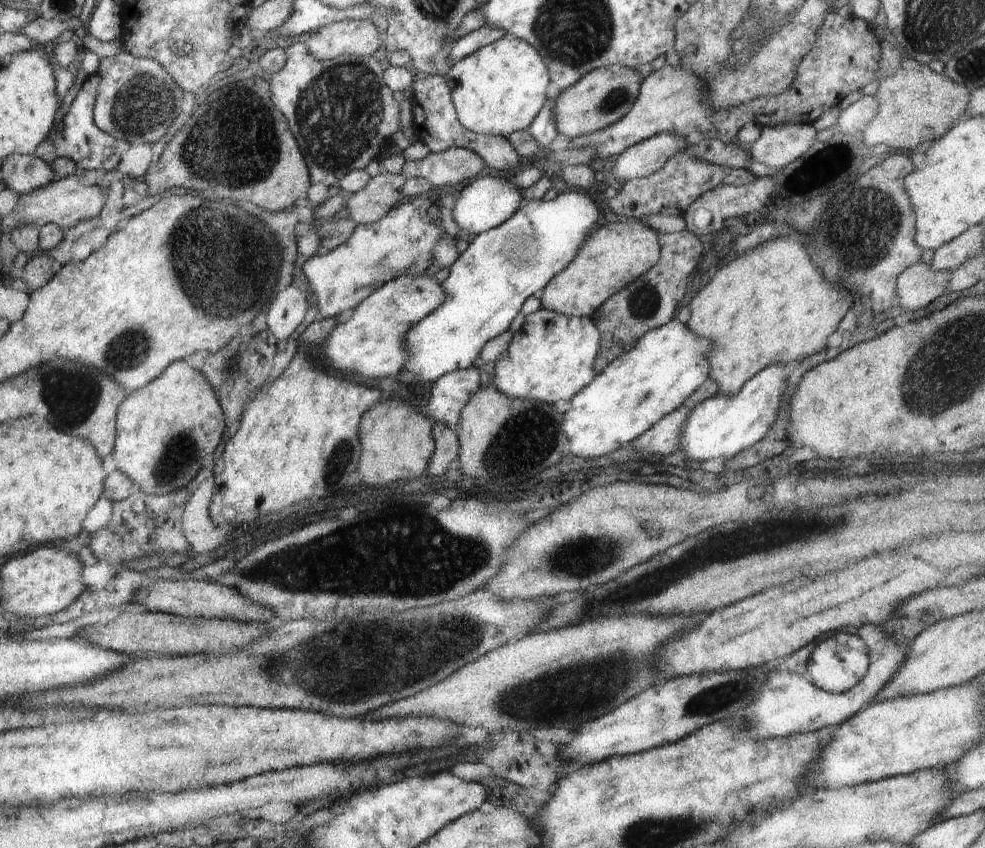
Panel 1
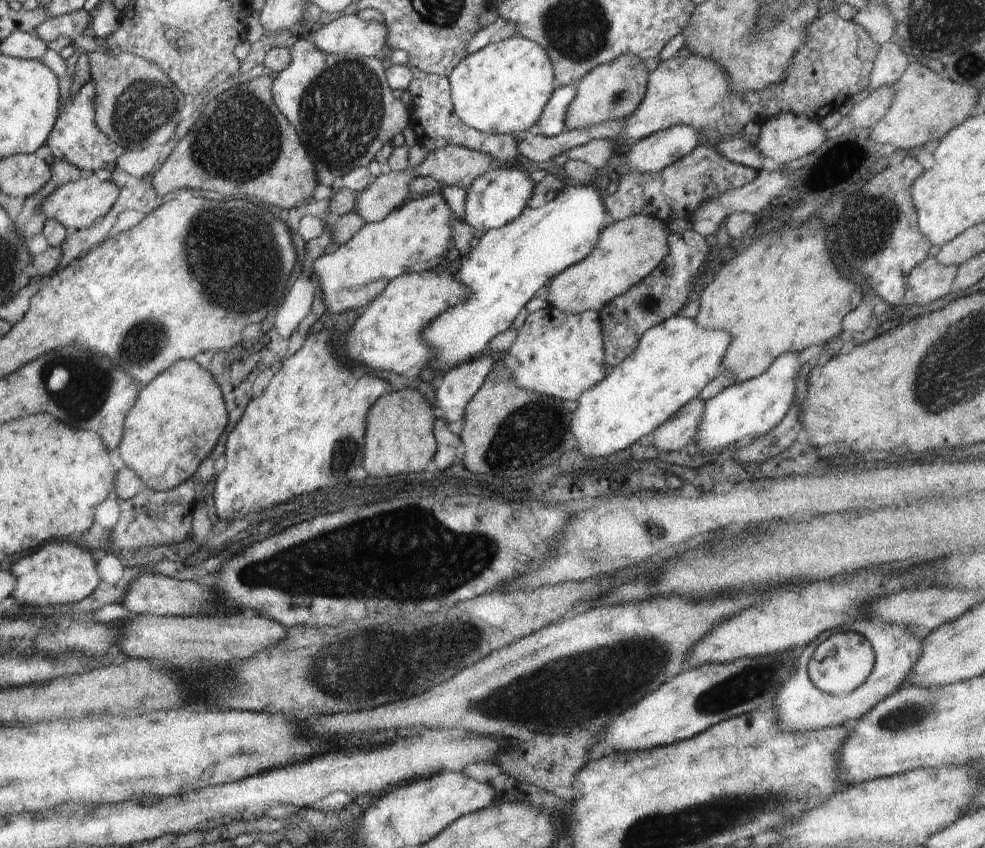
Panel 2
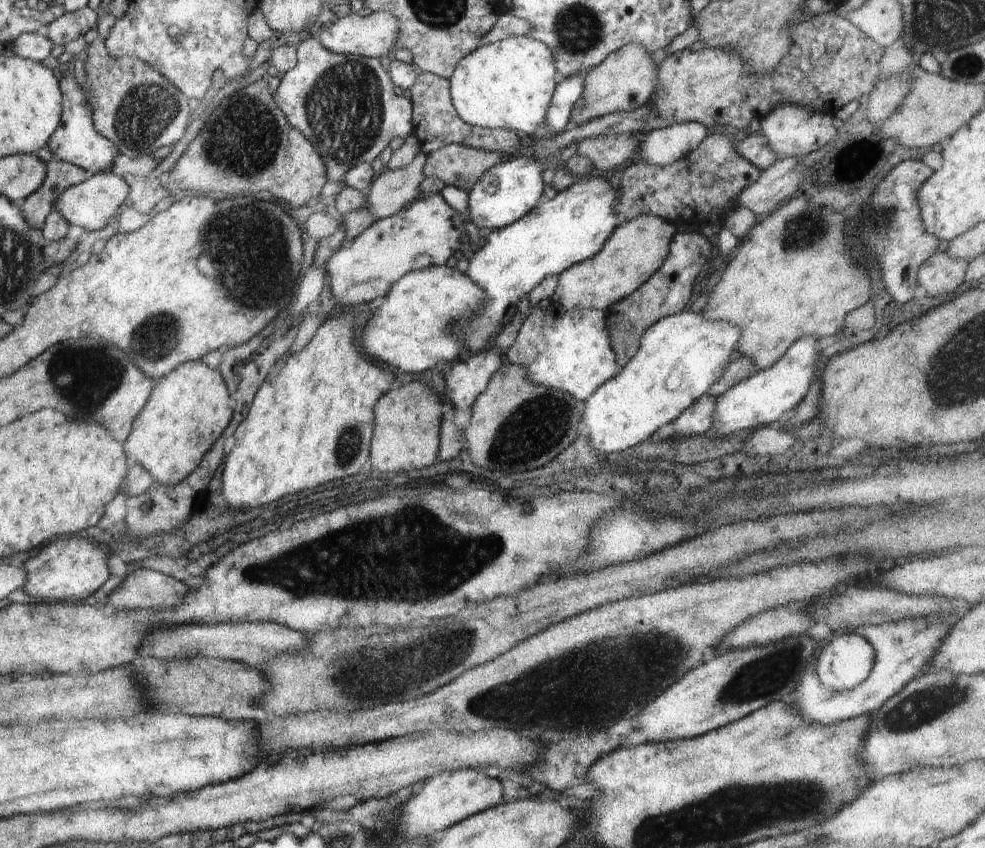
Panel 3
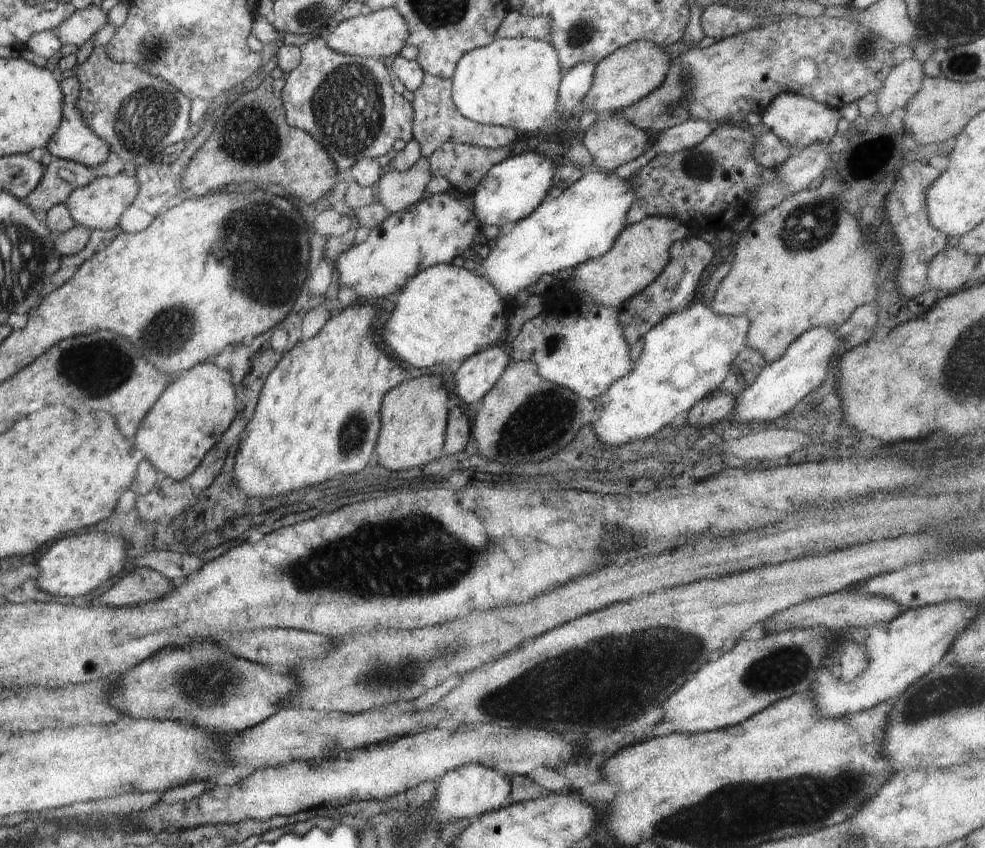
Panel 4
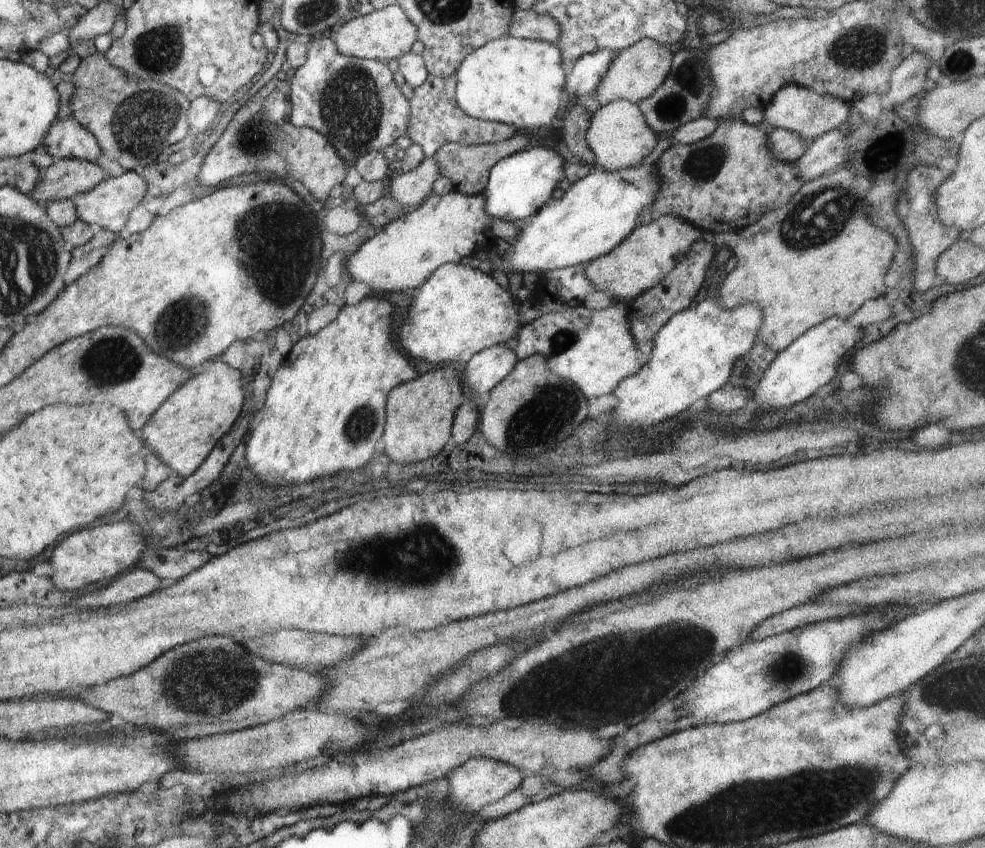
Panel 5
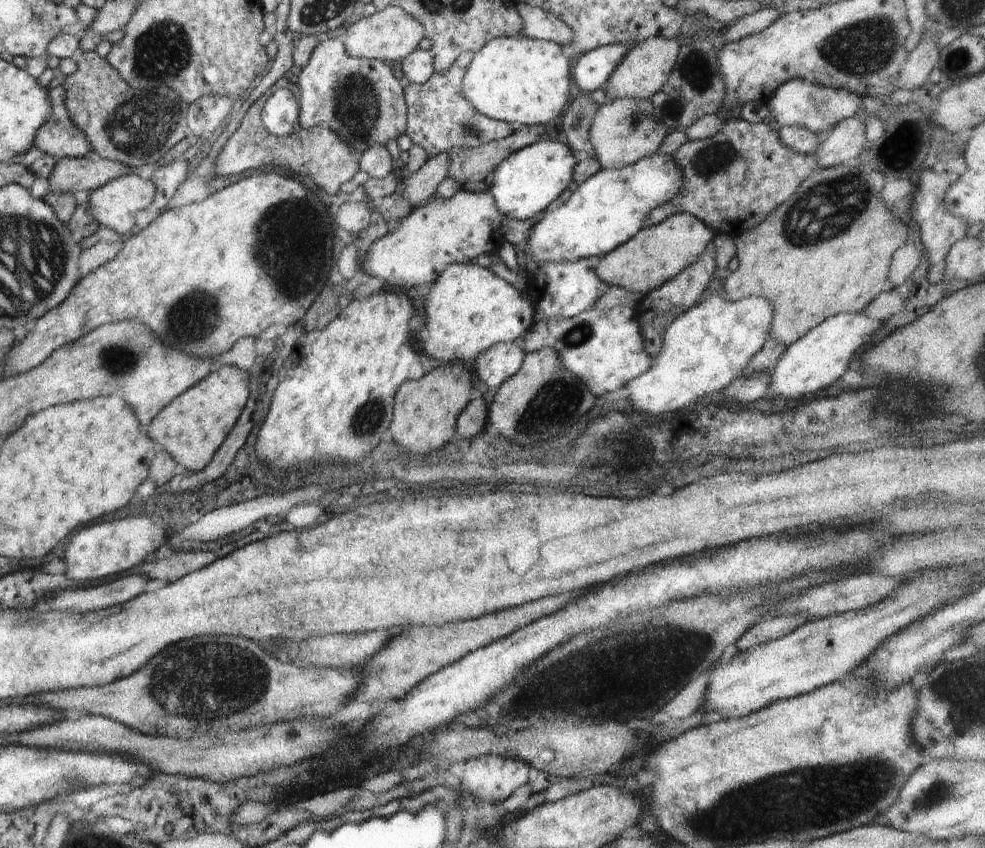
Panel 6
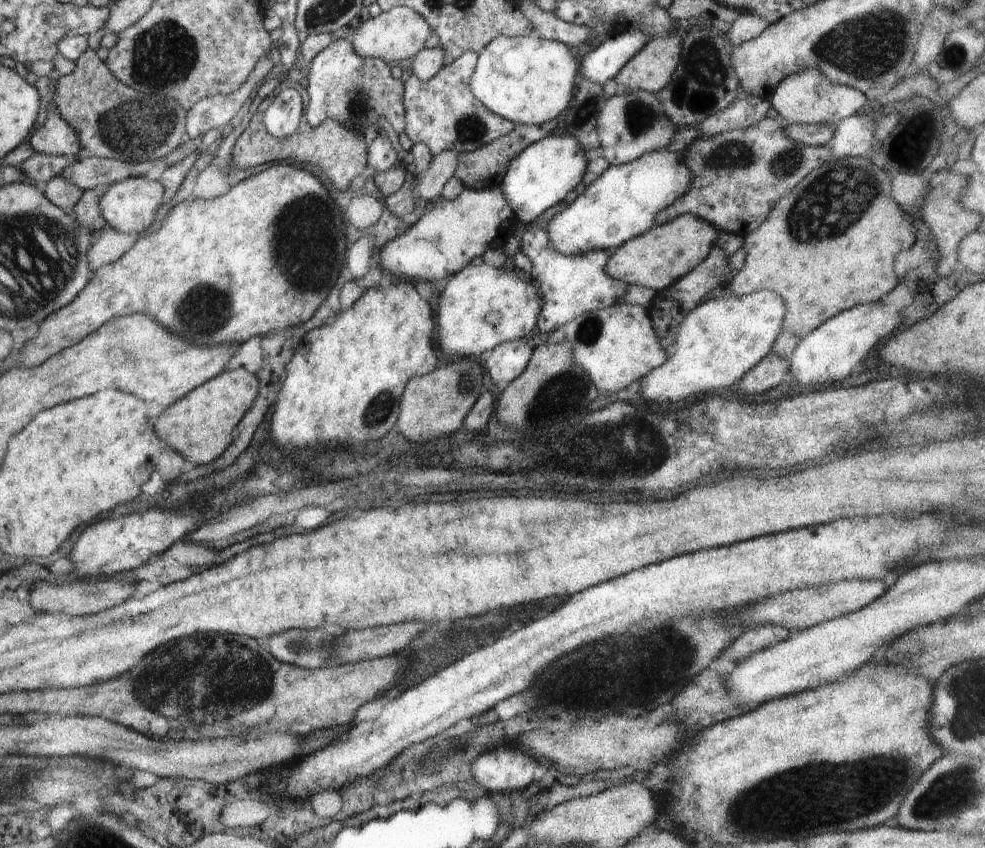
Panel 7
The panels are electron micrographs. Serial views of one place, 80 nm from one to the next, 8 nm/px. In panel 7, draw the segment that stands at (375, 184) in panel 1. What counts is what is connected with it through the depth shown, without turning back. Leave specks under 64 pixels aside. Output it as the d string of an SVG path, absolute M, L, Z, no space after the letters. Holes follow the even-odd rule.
M443 151L432 155L425 174L416 177L415 191L422 200L437 200L441 198L444 184L454 177L458 158L455 151Z

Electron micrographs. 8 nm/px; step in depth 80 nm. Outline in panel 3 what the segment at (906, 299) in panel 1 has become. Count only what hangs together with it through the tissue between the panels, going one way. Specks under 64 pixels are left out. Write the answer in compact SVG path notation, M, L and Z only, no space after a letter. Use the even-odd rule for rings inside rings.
M936 251L920 265L917 283L921 293L936 296L954 292L965 281L967 266L966 259L953 259L946 251Z

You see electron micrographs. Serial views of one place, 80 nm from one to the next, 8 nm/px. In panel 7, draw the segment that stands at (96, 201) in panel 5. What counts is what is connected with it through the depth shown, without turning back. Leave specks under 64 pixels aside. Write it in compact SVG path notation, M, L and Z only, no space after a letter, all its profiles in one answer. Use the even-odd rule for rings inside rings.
M144 177L126 178L122 182L110 184L102 191L98 200L98 210L108 227L124 234L140 236L153 228L156 210L162 205L162 184Z

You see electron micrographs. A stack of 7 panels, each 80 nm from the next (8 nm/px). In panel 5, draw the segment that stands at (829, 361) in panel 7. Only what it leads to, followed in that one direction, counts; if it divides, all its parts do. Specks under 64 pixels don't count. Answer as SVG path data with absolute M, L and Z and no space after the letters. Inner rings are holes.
M830 318L807 332L796 338L784 351L778 352L774 361L768 366L764 372L764 377L760 384L756 386L754 398L760 398L764 408L780 409L780 412L787 410L788 406L796 405L798 402L813 399L813 397L825 391L828 388L828 383L837 375L838 364L848 350L852 350L856 346L856 342L864 336L863 328L856 328L852 324L848 324L848 320L840 320L840 318Z

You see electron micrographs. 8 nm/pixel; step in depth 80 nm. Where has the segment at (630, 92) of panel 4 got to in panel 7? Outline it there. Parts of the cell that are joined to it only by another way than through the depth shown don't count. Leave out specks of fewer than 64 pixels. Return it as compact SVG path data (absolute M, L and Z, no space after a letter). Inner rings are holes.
M672 34L665 37L651 37L616 74L614 80L619 91L624 93L650 92L650 94L662 91L662 88L671 82L672 74L680 63L681 45L681 38Z

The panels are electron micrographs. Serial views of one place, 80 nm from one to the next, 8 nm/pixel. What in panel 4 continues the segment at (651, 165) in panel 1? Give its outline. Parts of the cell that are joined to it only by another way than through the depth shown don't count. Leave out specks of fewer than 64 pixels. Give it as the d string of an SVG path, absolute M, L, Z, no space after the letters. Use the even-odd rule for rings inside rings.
M688 119L652 135L652 147L657 154L672 154L700 144L714 129L715 125L702 119Z

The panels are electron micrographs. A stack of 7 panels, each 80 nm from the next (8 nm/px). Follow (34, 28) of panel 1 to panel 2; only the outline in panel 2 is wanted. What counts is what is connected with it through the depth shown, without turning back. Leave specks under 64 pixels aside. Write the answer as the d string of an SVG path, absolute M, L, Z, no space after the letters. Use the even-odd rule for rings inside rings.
M85 9L57 17L48 17L37 29L38 35L45 43L56 40L58 36L78 38L84 32L89 31L91 16Z

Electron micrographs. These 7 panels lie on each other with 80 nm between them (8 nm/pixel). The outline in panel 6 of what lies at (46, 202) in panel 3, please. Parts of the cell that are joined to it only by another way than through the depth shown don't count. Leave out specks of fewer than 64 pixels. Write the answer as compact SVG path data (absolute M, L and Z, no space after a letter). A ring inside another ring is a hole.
M93 155L65 157L56 160L48 176L48 192L85 196L110 180L131 174L133 171L114 160L100 159Z

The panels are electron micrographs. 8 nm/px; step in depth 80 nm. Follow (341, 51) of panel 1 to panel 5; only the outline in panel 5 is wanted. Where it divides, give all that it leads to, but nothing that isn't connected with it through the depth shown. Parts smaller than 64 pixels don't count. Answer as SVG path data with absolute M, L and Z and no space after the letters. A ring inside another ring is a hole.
M395 5L375 9L367 16L359 16L344 24L338 33L332 36L338 51L343 56L380 59L392 65L400 56L411 53L411 47L417 41L417 37L417 27L406 17L402 8Z

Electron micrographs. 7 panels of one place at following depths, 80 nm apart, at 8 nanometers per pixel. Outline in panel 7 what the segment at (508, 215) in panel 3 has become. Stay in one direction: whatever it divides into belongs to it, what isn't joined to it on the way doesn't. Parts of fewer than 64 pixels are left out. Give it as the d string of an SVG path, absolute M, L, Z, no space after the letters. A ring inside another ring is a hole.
M552 133L512 158L508 170L504 172L500 190L518 222L528 226L543 212L564 201L568 192L575 190L586 172L587 160L584 153L585 150L582 150L574 136Z

